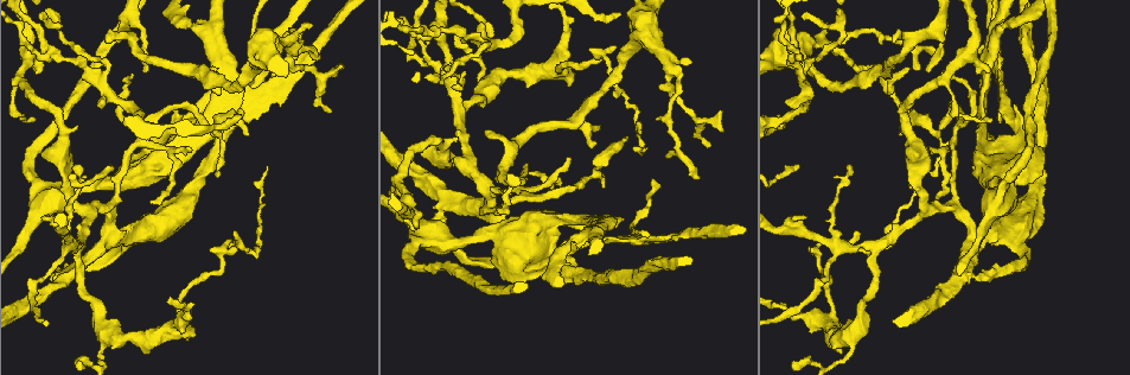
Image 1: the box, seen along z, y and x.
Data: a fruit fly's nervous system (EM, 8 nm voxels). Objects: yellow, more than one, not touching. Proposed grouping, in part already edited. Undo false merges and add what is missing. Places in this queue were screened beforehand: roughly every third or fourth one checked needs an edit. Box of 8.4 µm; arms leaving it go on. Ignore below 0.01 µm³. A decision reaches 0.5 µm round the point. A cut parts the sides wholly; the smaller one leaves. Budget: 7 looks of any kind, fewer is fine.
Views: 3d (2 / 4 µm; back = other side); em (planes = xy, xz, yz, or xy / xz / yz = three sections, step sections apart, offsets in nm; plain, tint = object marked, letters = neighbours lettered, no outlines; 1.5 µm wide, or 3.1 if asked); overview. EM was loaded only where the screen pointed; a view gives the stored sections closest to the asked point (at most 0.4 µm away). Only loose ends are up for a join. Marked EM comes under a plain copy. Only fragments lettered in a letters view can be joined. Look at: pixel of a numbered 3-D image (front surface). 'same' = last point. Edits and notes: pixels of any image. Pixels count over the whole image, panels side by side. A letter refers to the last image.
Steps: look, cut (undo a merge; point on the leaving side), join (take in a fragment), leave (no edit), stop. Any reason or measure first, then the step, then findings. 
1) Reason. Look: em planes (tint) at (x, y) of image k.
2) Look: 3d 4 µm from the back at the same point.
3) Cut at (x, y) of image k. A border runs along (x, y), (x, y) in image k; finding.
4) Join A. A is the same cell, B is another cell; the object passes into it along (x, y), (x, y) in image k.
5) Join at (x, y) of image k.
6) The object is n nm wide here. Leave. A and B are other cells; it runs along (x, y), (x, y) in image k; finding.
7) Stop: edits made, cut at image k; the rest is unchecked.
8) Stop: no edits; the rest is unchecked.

Look: em planes (letters) at (797, 218) of image 1.

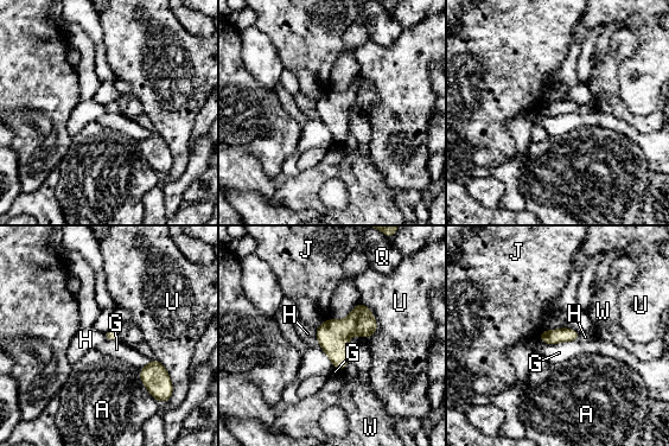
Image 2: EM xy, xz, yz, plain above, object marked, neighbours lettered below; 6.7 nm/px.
The longest contact is with H, 300 nm. Leave. A, G, H, J, Q, U and W are other cells; a border runs along (539, 338), (545, 343), (577, 341) in image 2; none of them fits.

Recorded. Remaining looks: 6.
Thin end. Look: em planes (letters) at (457, 86) of image 1.

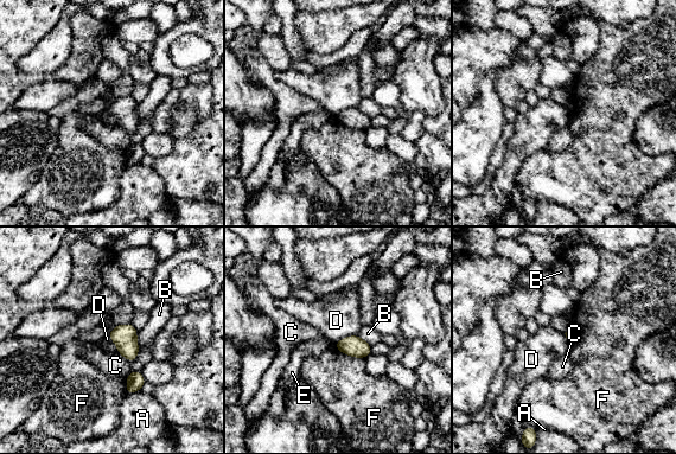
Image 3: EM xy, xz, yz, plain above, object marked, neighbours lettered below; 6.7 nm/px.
Leave. A, B, C, D, E and F are other cells; a border runs along (356, 334), (344, 337), (335, 344) in image 3; no lettered fragment goes on from it.

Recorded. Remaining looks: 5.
Look: em planes (letters) at (570, 162) of image 1.

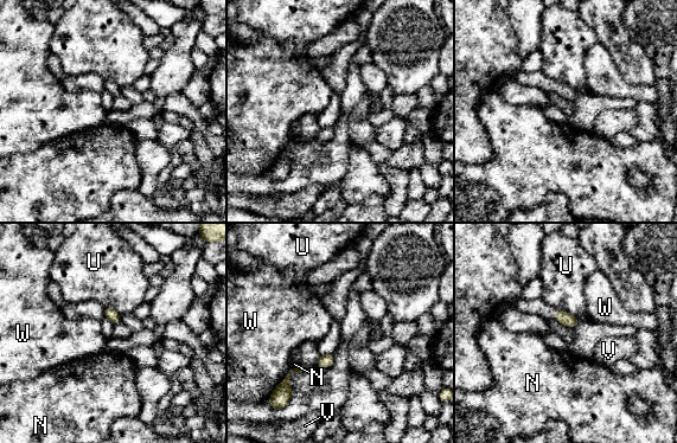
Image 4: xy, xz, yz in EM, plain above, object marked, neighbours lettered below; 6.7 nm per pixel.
Leave. N, U, V and W are other cells; a border runs along (556, 307), (576, 316) in image 4; no lettered fragment goes on from it.

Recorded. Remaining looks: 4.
Stop: no edits; the rest is unchecked.

